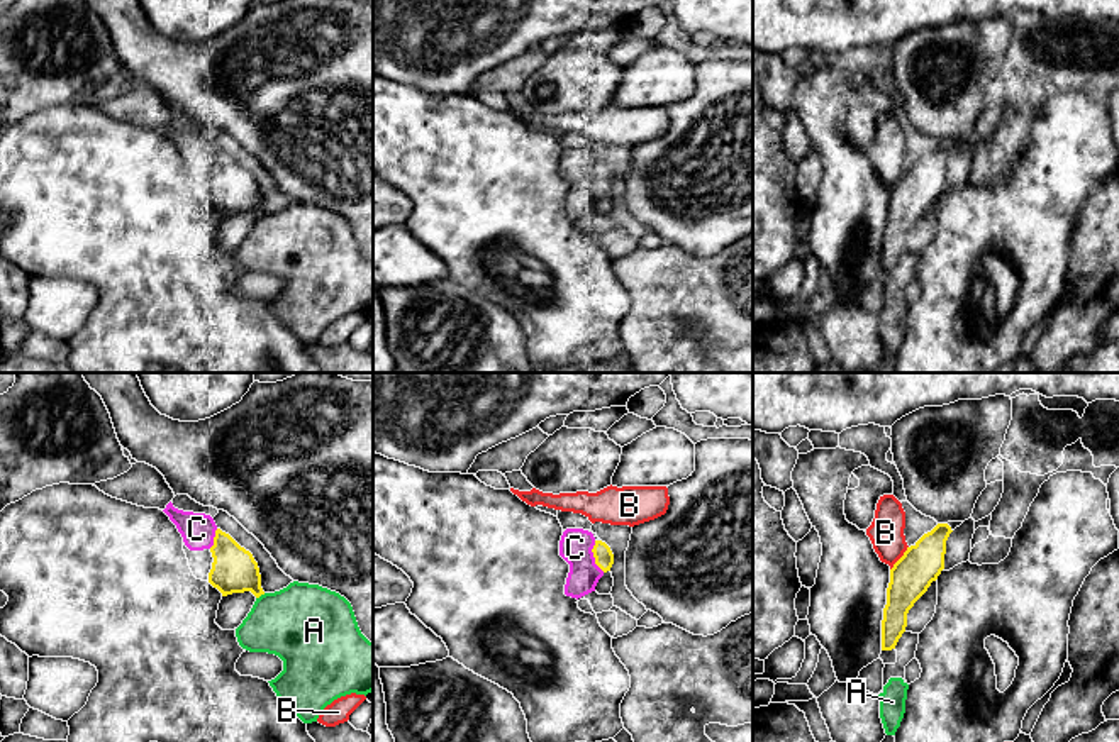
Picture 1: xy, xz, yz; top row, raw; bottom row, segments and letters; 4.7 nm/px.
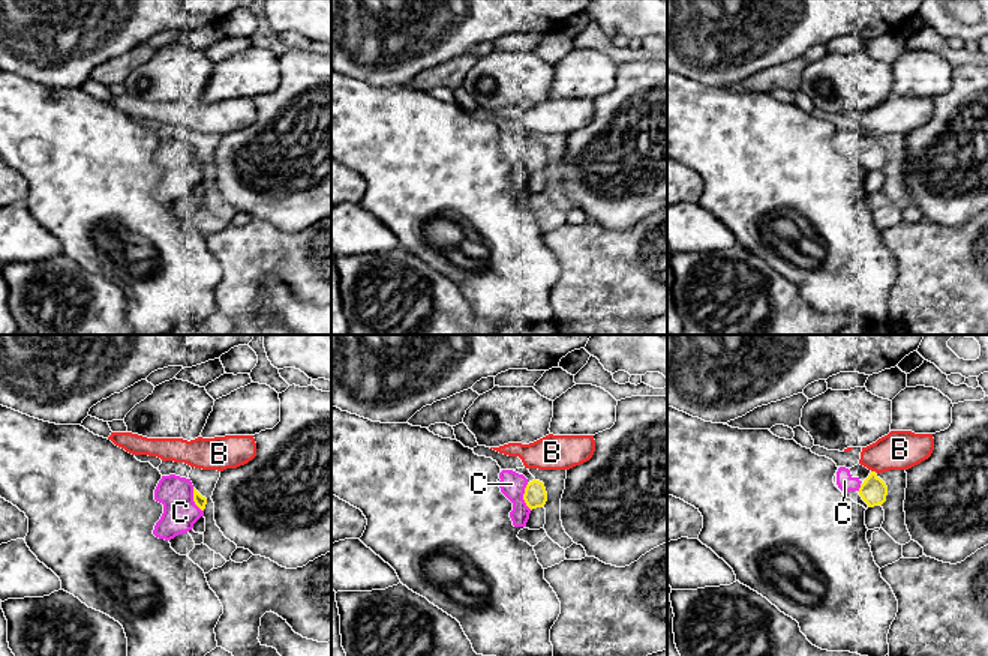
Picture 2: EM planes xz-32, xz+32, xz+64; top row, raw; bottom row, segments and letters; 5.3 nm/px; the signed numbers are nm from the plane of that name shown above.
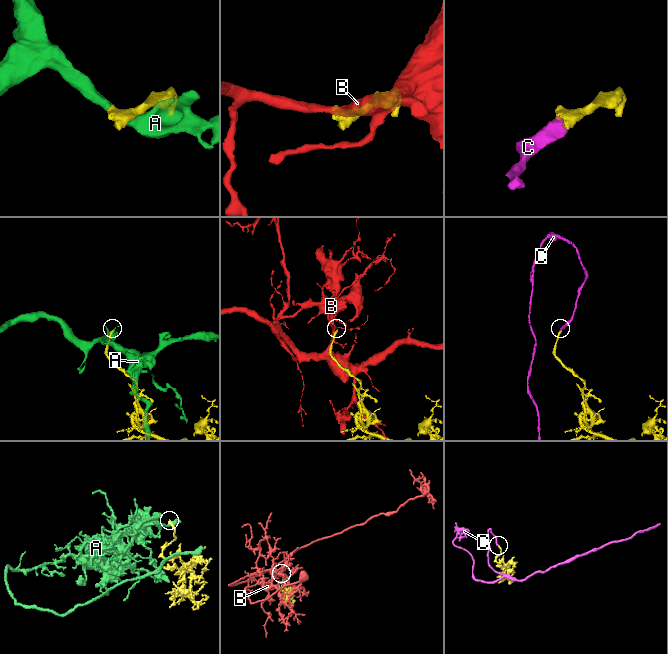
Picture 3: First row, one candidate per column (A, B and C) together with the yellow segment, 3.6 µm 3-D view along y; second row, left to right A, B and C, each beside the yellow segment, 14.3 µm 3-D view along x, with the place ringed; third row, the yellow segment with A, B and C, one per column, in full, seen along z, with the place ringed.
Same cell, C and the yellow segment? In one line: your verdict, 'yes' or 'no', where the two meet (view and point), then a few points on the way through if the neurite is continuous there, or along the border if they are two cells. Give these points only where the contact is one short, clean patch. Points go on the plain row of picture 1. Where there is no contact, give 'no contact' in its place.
yes | xz (594, 177)

